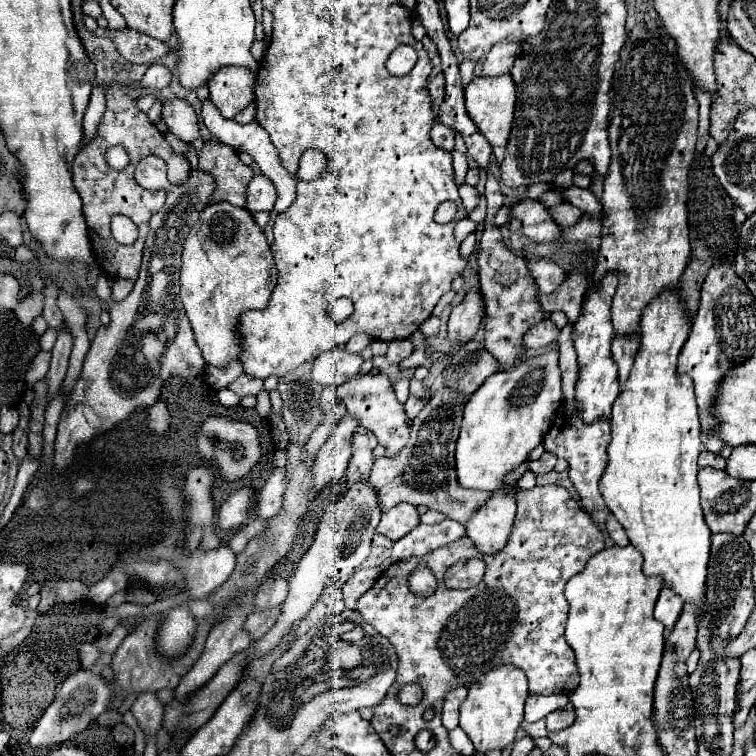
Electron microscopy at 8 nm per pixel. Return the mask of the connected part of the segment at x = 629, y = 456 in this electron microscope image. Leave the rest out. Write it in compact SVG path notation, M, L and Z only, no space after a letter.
M665 291L649 303L641 319L641 347L633 365L633 375L627 379L619 397L613 403L611 413L611 443L609 443L609 463L601 477L599 491L615 515L615 519L627 531L631 545L643 555L643 573L647 577L661 577L665 585L677 593L683 603L691 603L697 613L705 605L707 589L707 565L711 531L703 519L703 509L699 505L698 457L701 453L701 433L699 414L693 381L685 375L677 375L677 355L689 335L689 317L681 299L675 291Z

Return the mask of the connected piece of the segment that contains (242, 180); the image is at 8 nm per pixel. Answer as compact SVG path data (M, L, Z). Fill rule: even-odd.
M207 141L199 155L199 169L213 175L215 191L209 203L227 201L237 207L245 207L247 185L253 177L253 169L243 165L229 145Z

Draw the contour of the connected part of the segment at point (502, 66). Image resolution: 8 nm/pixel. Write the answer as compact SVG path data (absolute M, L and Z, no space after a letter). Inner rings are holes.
M501 41L495 43L493 49L489 51L485 65L483 65L483 77L497 77L497 75L505 75L511 71L513 61L517 57L517 49L519 49L519 41Z

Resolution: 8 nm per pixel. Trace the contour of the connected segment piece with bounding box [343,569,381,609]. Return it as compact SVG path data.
M359 569L343 587L343 597L345 597L345 607L347 609L355 609L357 599L369 589L373 587L373 583L377 581L377 577L381 575L379 569Z

